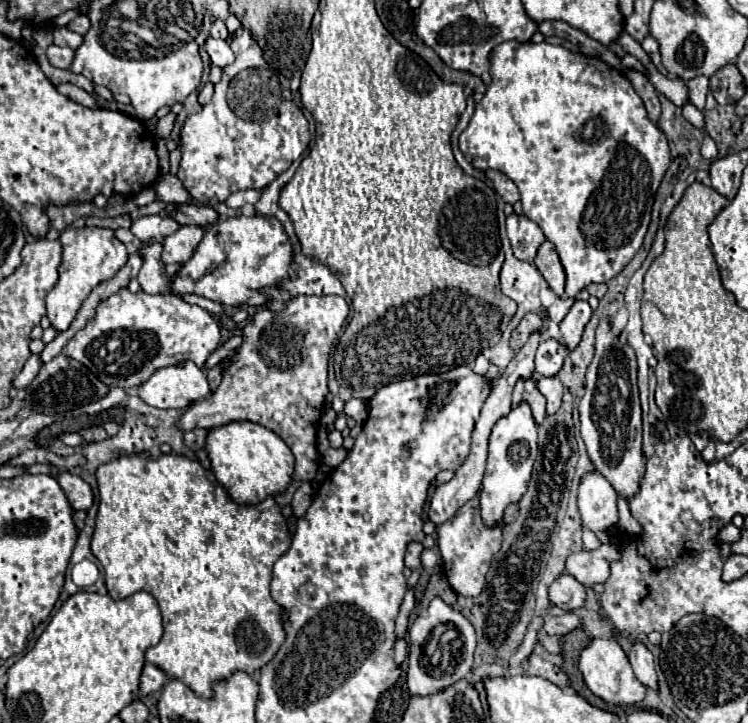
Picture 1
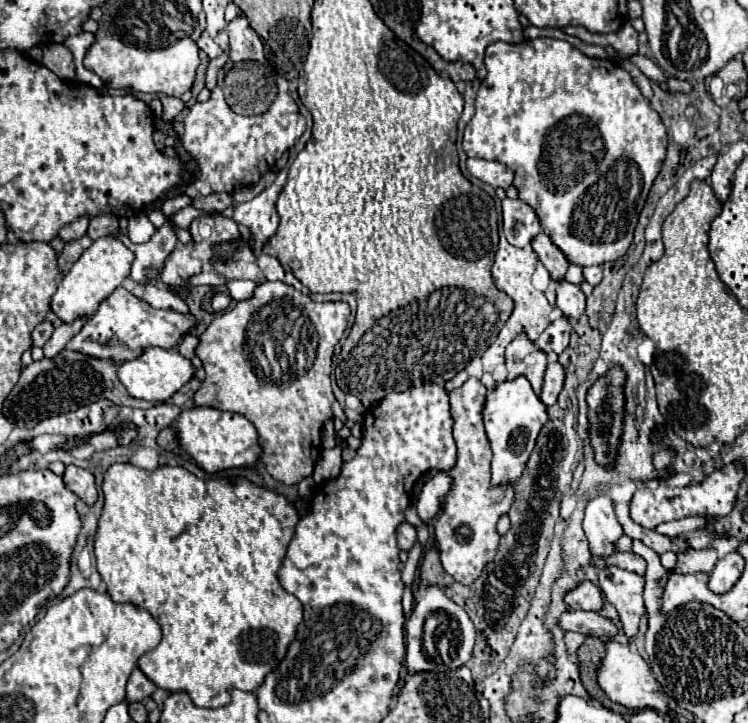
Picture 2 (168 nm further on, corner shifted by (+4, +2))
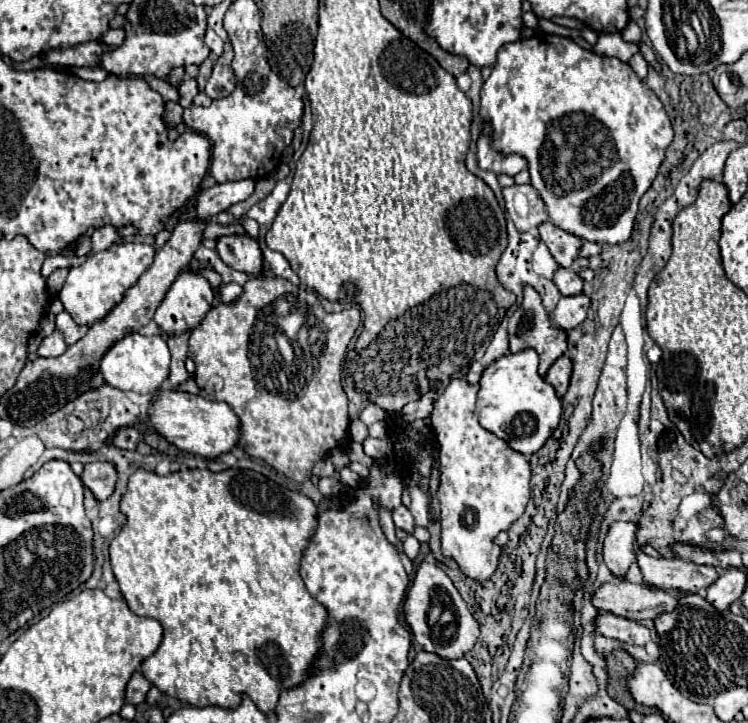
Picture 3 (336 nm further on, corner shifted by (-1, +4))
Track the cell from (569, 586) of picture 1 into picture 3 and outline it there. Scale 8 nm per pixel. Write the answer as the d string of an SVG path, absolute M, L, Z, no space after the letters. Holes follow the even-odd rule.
M628 581L604 583L592 595L592 605L598 611L614 613L626 619L656 619L664 611L676 607L676 595L670 591L650 589L646 585L634 585Z

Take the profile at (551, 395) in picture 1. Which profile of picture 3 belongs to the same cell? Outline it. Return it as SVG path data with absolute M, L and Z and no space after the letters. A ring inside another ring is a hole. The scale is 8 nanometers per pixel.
M562 355L560 359L554 361L554 365L548 369L546 373L546 381L552 383L552 387L556 389L556 395L562 397L568 389L568 383L570 383L570 373L572 373L572 363L566 355Z

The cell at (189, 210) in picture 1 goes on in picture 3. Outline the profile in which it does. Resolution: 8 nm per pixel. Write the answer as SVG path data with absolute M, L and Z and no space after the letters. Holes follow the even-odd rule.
M222 235L216 239L216 251L226 265L238 271L258 275L264 267L260 247L250 235Z

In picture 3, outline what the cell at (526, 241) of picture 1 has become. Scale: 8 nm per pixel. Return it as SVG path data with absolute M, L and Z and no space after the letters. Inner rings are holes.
M512 185L504 189L504 203L510 219L518 231L530 231L548 221L542 199L532 185Z

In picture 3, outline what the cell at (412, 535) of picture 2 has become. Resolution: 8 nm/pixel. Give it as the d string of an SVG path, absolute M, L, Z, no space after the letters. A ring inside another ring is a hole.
M402 505L402 507L398 507L398 509L394 509L392 519L394 519L396 529L406 531L408 535L410 535L410 533L414 533L414 519L412 519L412 513L410 513L404 505Z

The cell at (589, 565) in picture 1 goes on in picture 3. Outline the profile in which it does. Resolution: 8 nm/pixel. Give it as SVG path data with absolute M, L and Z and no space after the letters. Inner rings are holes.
M638 553L638 565L648 587L660 589L684 589L690 593L698 593L716 581L716 569L710 565L696 565L684 561L680 557L658 559L646 553Z

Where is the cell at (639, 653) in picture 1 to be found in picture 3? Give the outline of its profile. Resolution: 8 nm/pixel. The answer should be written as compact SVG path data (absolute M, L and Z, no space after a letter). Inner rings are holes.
M610 523L602 555L612 575L626 577L628 569L636 563L636 523Z

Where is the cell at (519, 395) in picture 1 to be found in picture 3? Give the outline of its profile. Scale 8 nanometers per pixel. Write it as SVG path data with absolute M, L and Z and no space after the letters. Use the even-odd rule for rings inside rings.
M526 287L524 289L524 301L522 305L514 311L514 315L510 317L510 325L508 325L508 333L510 333L510 351L512 353L520 353L520 351L526 351L528 347L532 347L538 357L540 357L540 375L544 377L548 367L560 357L566 353L566 333L552 327L550 325L550 315L544 311L542 307L542 301L540 301L540 295L532 289L532 287Z

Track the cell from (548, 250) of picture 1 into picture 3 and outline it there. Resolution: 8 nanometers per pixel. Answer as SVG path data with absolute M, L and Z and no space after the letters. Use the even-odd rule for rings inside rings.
M550 221L540 225L540 239L546 243L554 261L560 267L570 267L574 263L574 259L578 257L578 251L582 247L582 241L578 237L554 227Z

